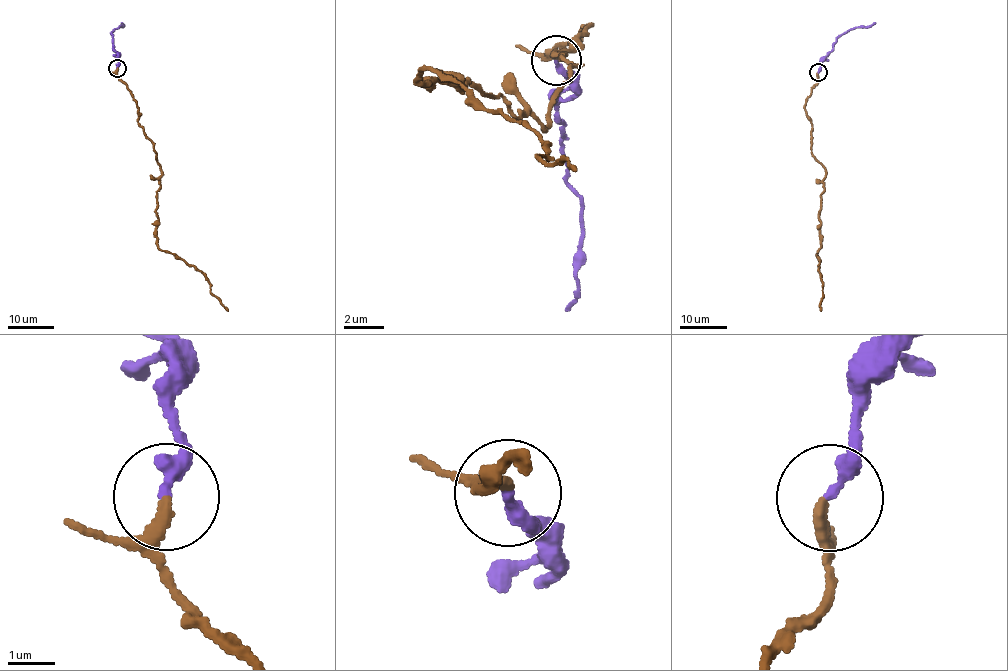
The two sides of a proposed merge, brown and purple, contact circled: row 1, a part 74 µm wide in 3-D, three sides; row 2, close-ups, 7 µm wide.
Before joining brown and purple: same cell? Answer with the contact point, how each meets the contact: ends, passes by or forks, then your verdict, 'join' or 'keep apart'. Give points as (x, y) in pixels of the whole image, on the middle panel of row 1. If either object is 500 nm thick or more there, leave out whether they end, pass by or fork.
(556, 60) | brown ends | purple ends | join

